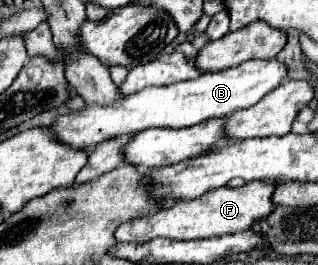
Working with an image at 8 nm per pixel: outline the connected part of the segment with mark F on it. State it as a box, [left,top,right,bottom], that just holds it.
[116,181,278,243]

